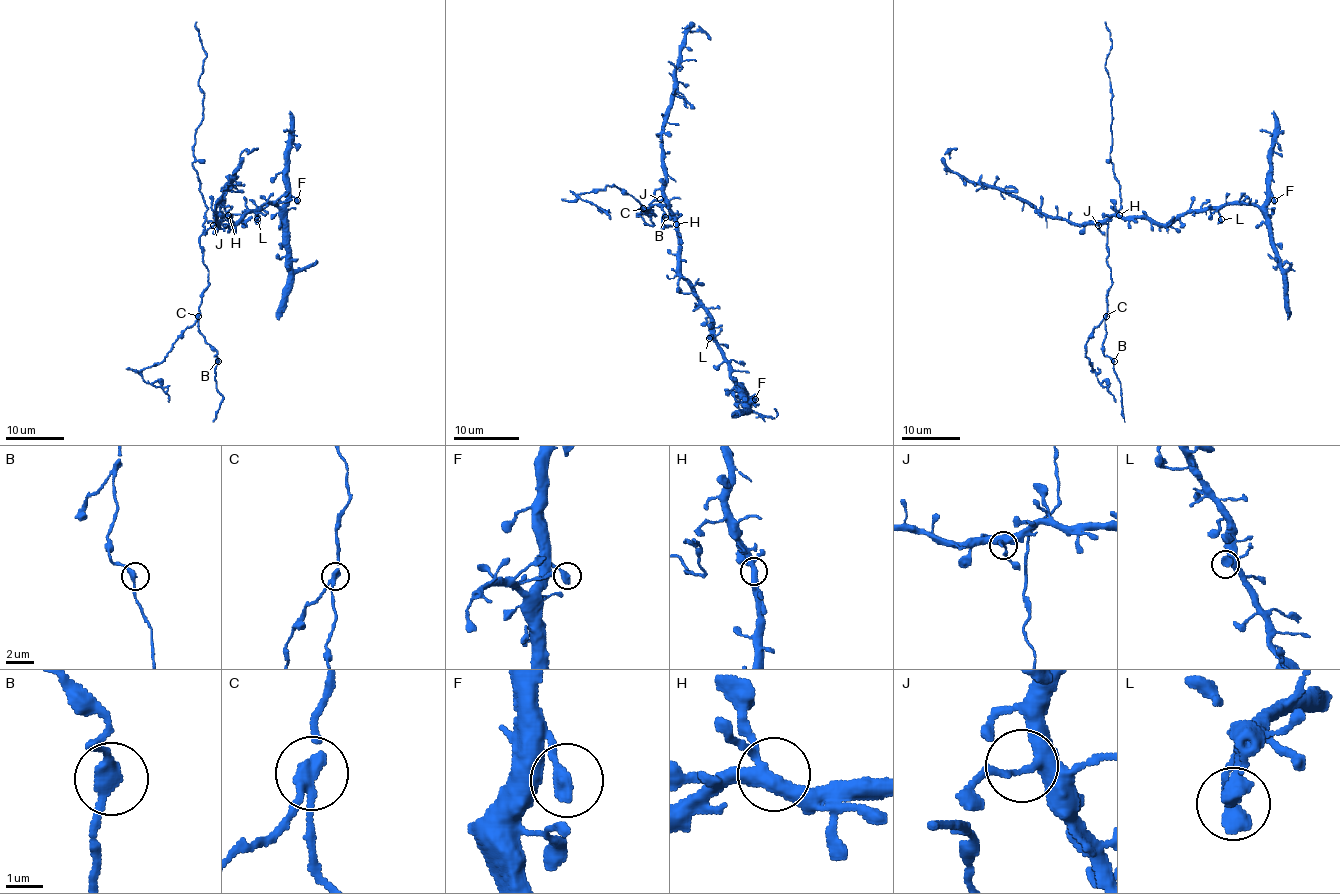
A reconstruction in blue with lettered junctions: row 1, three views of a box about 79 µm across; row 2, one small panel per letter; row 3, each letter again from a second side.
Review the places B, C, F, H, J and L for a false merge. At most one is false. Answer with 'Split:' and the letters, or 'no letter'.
Split: C

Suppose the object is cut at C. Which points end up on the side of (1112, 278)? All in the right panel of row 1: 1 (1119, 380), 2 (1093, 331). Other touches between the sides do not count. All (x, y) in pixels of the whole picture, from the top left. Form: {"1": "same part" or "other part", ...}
{"1": "same part", "2": "other part"}

